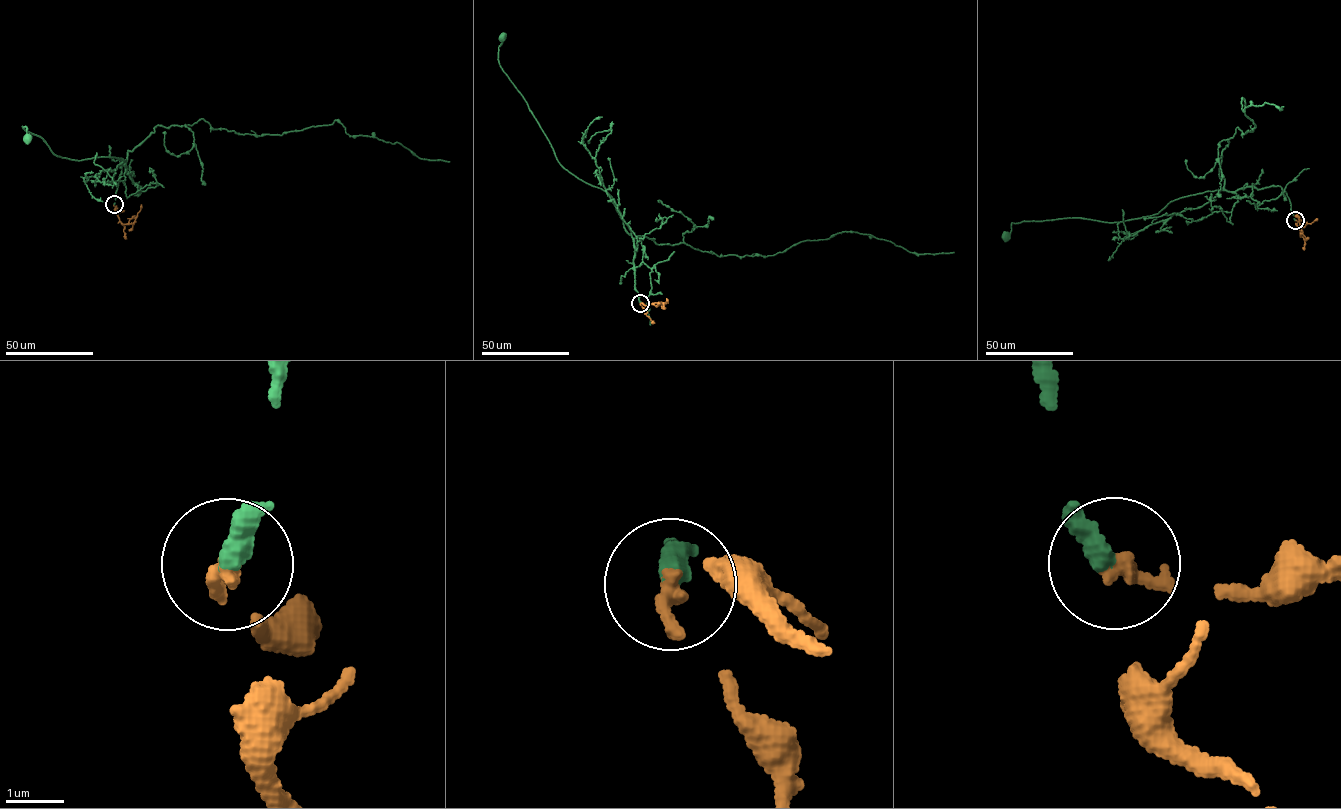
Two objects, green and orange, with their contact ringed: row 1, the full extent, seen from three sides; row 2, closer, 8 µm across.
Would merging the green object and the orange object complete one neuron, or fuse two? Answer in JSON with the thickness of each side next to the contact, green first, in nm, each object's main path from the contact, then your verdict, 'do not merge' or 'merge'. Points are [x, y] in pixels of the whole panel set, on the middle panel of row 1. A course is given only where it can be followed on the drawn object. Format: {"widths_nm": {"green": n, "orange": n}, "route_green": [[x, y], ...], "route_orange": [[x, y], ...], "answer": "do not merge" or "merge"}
{"widths_nm": {"green": 360, "orange": 280}, "route_green": [[640, 303], [631, 231], [609, 195], [579, 179], [558, 161], [527, 104], [500, 65], [502, 37]], "route_orange": [[640, 303], [664, 303], [667, 302], [666, 298]], "answer": "merge"}

